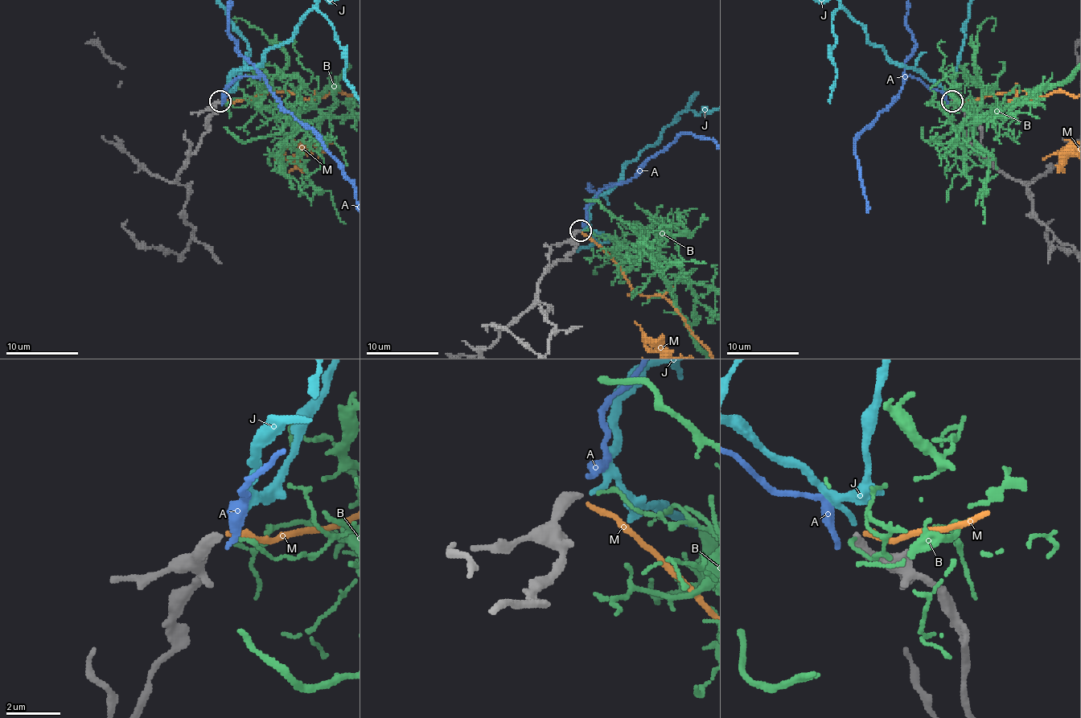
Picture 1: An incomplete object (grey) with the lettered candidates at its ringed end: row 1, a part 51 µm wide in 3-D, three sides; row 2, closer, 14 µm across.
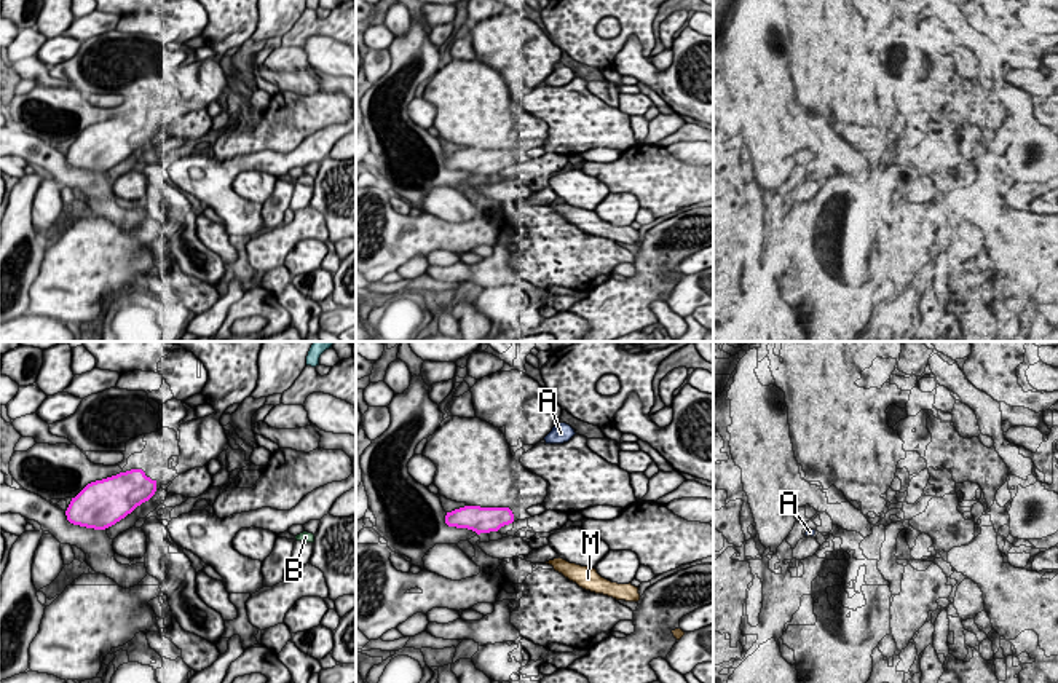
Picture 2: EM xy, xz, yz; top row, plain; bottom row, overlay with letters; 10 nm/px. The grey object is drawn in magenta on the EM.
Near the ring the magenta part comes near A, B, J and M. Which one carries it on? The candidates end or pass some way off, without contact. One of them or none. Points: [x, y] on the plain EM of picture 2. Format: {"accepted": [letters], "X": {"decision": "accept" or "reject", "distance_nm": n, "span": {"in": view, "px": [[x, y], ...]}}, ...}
{"accepted": ["J"], "A": {"decision": "reject", "distance_nm": 750, "span": {"in": "xz", "px": [[508, 150], [546, 85]]}}, "B": {"decision": "reject", "distance_nm": 1500, "span": {"in": "xy", "px": [[155, 133], [296, 179]]}}, "J": {"decision": "accept", "distance_nm": 1900, "span": {"in": "xy", "px": [[155, 123], [307, 7]]}}, "M": {"decision": "reject", "distance_nm": 550, "span": {"in": "xz", "px": [[511, 165], [546, 205]]}}}

